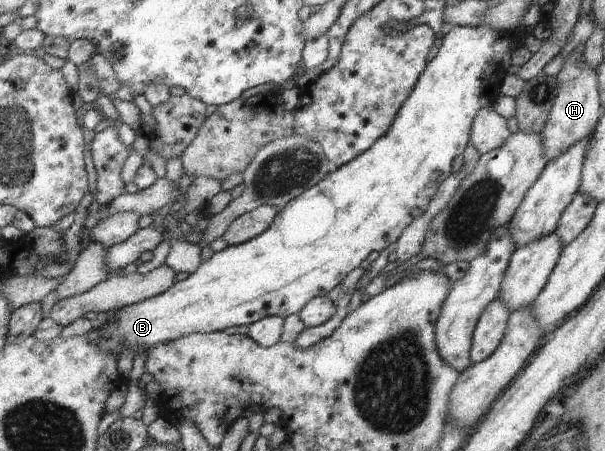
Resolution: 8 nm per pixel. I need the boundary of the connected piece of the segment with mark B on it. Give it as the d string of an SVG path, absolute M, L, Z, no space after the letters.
M481 25L481 27L471 26L455 26L453 31L442 37L441 45L438 49L438 54L427 64L426 70L423 72L421 78L419 78L418 85L411 92L410 98L403 104L402 110L399 112L397 118L395 118L394 125L387 132L386 136L383 136L378 140L377 143L369 150L365 151L355 158L353 161L347 163L346 166L338 167L336 170L331 172L325 179L322 179L315 187L311 187L296 197L291 203L288 203L284 208L280 210L275 218L275 221L271 224L271 227L265 233L241 243L236 246L227 246L220 252L215 252L209 259L201 263L201 267L195 273L191 274L183 281L176 282L169 291L161 293L151 299L141 301L139 303L133 303L128 307L123 307L115 311L113 316L114 322L107 321L102 328L98 329L101 331L101 339L99 339L99 345L103 351L113 351L119 358L122 354L123 349L129 349L133 352L133 358L141 355L141 349L147 351L147 355L151 355L151 349L157 347L157 345L163 345L163 343L171 343L171 341L177 341L181 337L185 337L193 334L206 334L213 333L216 331L224 331L229 327L245 325L253 325L260 319L265 319L269 316L283 316L289 317L293 314L298 314L303 311L303 307L310 301L313 301L316 297L329 295L337 285L341 285L347 275L361 267L361 263L373 253L373 251L383 251L388 247L393 247L396 241L403 235L403 232L415 219L419 219L427 209L429 204L433 201L433 197L437 195L439 187L443 185L446 179L451 177L453 173L453 161L457 155L464 155L467 146L471 141L471 132L473 131L473 122L475 117L481 109L491 109L494 107L495 100L501 95L501 83L503 83L503 77L505 77L505 69L503 68L503 57L507 55L509 47L515 48L515 41L512 41L512 37L515 36L513 32L502 32L493 31L491 27L487 25Z

